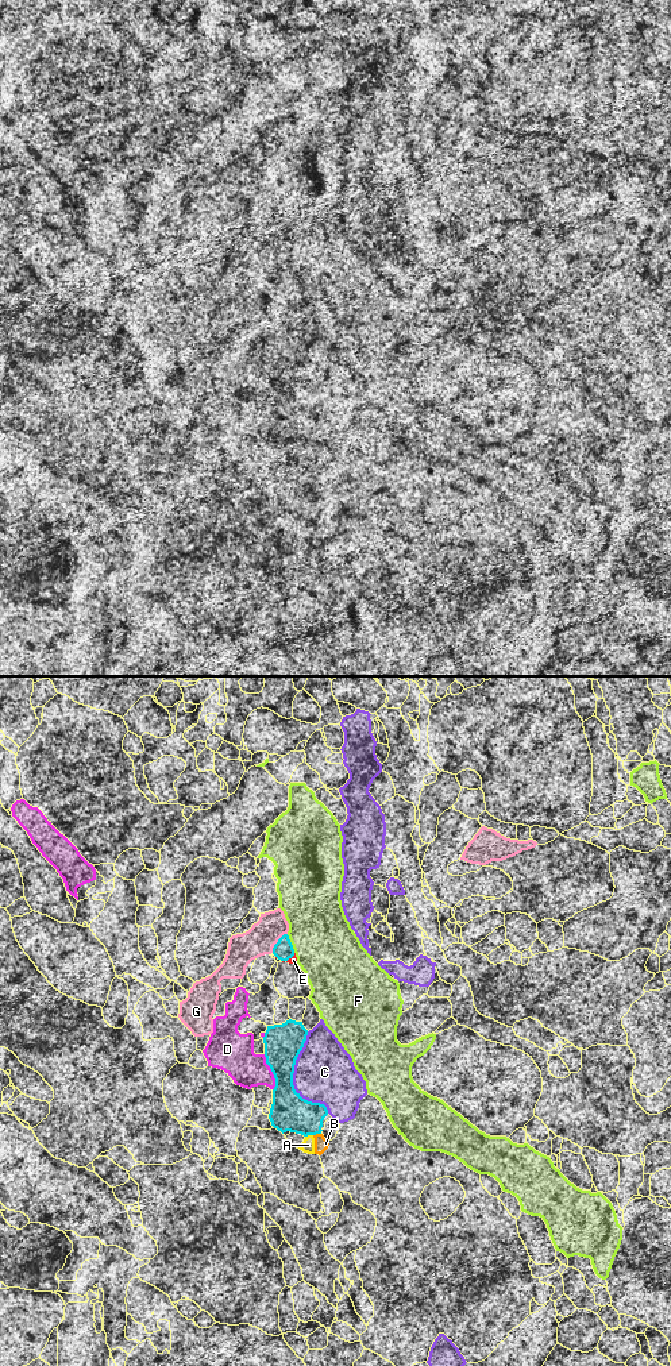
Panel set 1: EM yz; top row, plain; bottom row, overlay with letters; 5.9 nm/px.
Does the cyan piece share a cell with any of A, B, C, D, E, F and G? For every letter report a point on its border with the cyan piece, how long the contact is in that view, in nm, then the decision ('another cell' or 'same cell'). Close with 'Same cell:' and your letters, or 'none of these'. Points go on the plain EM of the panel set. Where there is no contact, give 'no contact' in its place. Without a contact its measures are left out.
A: meets cyan in yz at (308, 443); contact 50 nm long; another cell
B: meets cyan in yz at (316, 442); contact 50 nm long; another cell
C: meets cyan in yz at (292, 388); contact 500 nm long; another cell
D: meets cyan in yz at (272, 379); contact 220 nm long; another cell
E: meets cyan in yz at (290, 266); contact 80 nm long; same cell
F: meets cyan in yz at (290, 253); contact 120 nm long; another cell
G: meets cyan in yz at (277, 251); contact 150 nm long; another cell
Same cell: E

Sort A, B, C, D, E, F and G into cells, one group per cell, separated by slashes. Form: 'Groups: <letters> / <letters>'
Groups: A B / C / D / E / F / G

